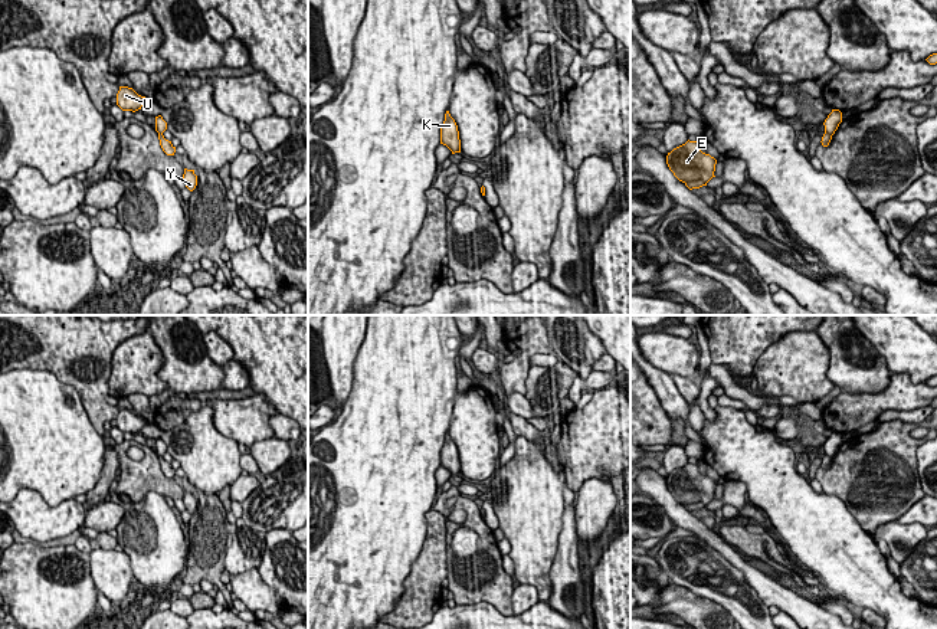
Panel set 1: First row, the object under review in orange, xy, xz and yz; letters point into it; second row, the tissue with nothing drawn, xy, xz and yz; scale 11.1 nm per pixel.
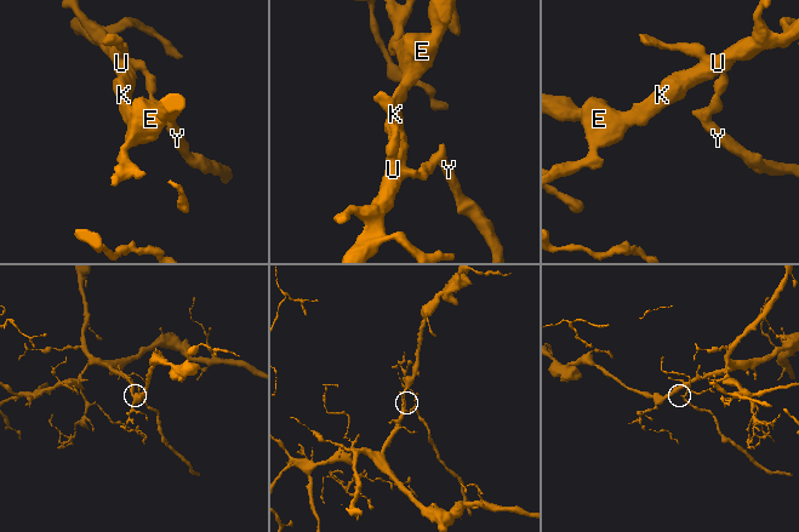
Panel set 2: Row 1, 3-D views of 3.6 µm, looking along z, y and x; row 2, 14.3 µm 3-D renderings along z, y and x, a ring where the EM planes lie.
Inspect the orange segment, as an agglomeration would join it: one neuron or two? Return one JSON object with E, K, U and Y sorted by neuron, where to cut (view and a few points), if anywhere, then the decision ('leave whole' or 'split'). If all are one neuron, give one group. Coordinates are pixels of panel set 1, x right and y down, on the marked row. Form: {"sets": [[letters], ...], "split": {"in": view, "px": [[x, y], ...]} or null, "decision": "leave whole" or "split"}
{"sets": [["E", "K", "U"], ["Y"]], "split": {"in": "xy", "px": [[159, 133], [161, 134]]}, "decision": "split"}

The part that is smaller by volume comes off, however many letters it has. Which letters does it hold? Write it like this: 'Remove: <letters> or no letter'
Remove: Y

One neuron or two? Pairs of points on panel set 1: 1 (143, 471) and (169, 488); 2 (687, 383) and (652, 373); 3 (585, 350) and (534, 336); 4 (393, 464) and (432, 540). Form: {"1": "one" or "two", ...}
{"1": "one", "2": "two", "3": "two", "4": "two"}

